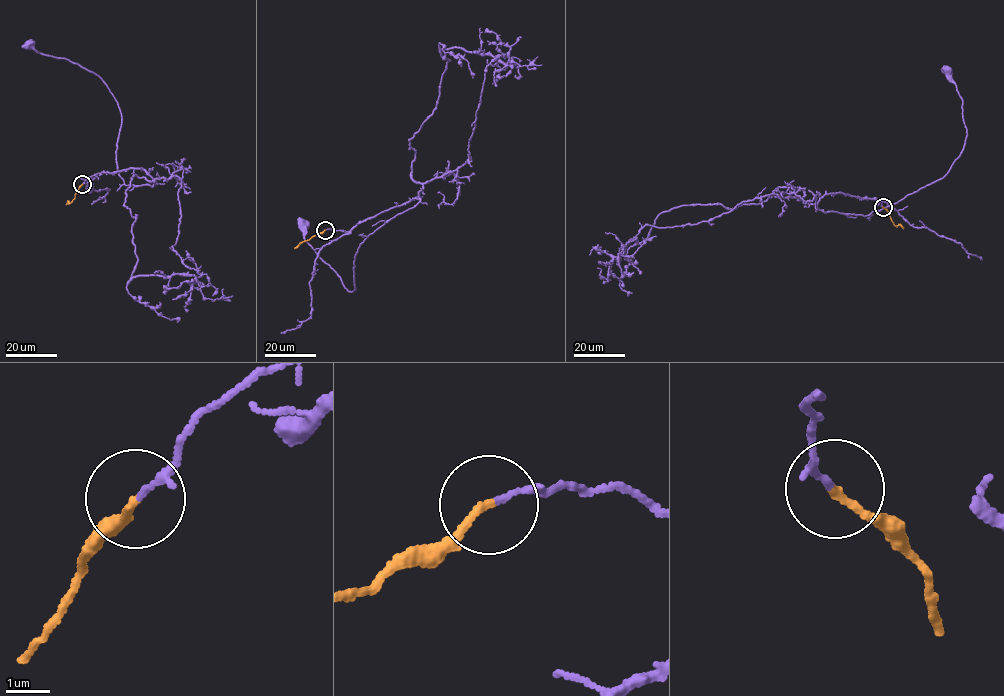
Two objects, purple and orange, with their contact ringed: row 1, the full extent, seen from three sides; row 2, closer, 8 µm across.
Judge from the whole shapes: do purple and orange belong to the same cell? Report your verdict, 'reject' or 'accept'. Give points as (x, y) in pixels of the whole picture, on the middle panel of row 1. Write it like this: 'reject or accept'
accept

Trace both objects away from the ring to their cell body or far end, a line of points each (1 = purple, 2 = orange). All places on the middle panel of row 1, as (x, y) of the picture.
1: (325, 230), (349, 231), (381, 212), (420, 201), (362, 243), (354, 261), (352, 292), (308, 245), (303, 225)
2: (325, 230), (294, 248)

